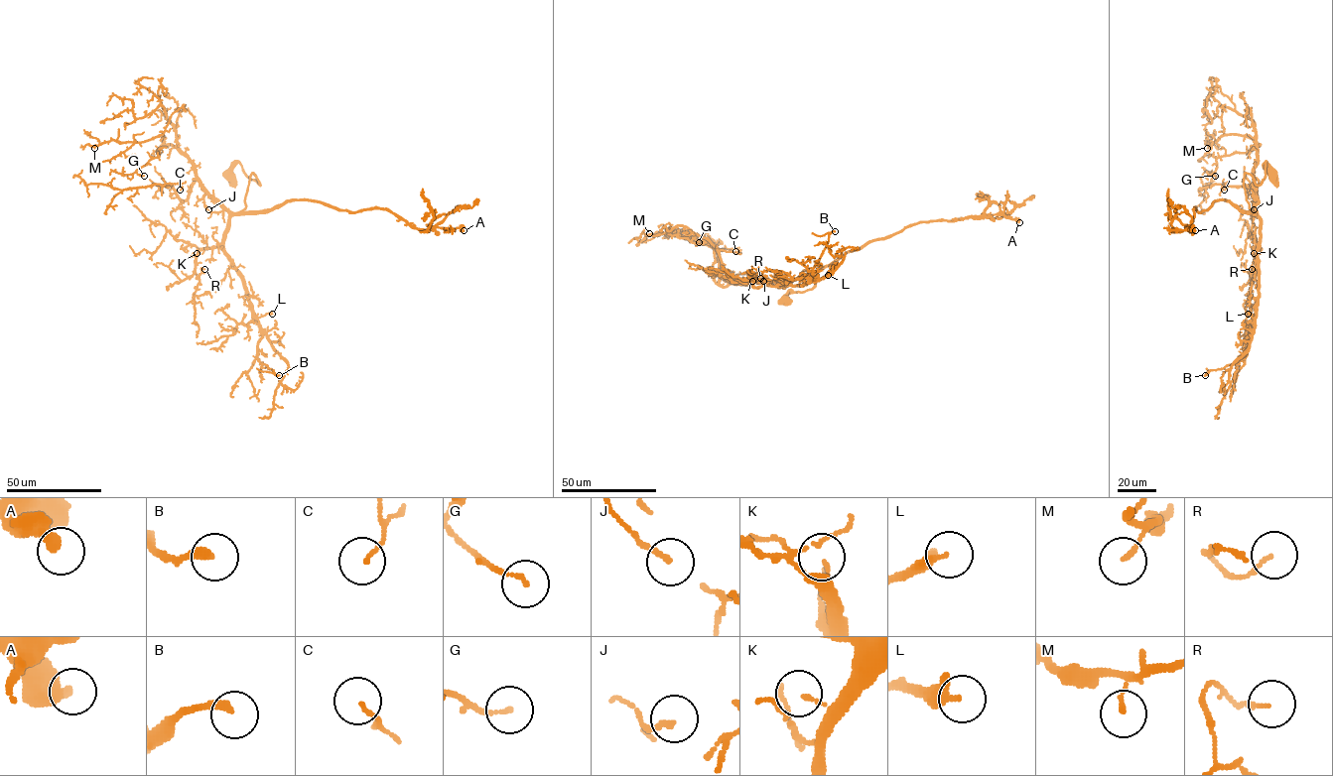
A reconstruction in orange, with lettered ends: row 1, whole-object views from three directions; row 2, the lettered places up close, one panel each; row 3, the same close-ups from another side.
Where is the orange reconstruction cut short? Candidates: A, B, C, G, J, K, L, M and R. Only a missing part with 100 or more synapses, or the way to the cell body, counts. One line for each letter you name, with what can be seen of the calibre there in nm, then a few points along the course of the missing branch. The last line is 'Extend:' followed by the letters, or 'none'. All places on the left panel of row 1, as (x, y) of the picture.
Extend: none

